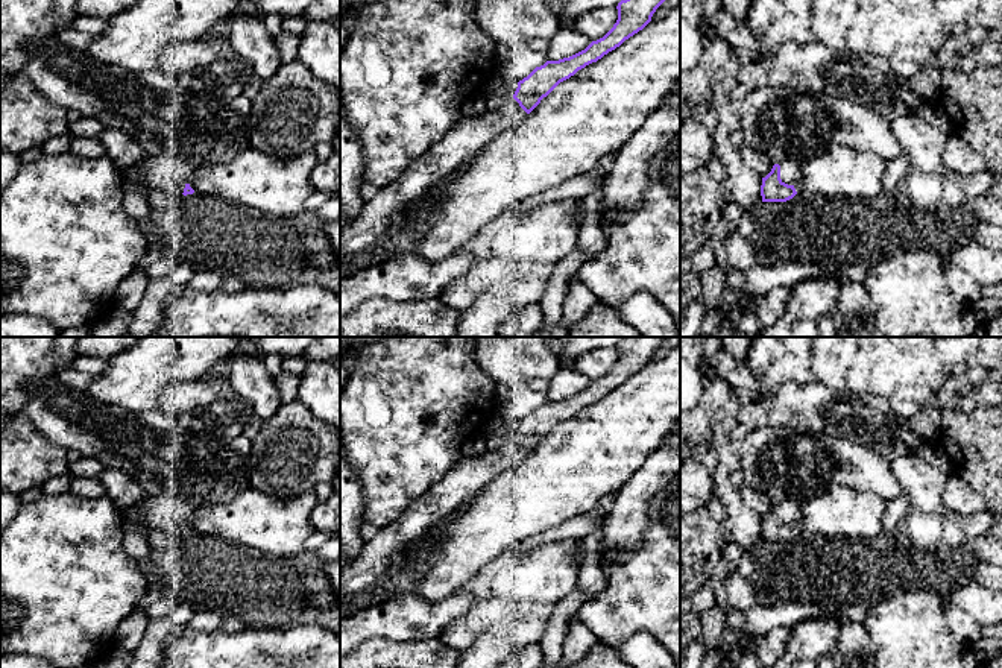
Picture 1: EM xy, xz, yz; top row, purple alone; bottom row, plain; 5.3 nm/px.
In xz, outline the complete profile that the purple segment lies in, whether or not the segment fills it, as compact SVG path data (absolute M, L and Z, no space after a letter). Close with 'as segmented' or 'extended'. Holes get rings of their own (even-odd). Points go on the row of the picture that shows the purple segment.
M621 0L618 20L600 39L584 50L559 61L547 61L518 82L518 88L499 108L483 114L465 114L446 137L390 185L364 203L360 216L340 226L340 263L366 250L389 232L392 219L407 214L410 202L457 173L474 155L499 134L513 129L560 82L597 62L625 39L642 30L665 0Z; extended

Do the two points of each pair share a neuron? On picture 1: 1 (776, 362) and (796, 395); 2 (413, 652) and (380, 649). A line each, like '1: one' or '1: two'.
1: two
2: one

